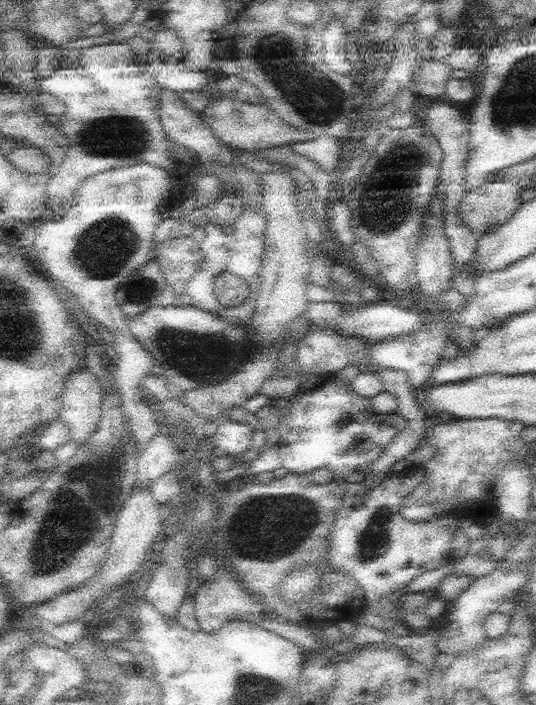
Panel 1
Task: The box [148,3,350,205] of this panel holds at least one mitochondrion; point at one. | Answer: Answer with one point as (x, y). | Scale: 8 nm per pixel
(317, 103)

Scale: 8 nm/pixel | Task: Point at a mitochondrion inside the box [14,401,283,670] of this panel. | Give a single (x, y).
(61, 531)

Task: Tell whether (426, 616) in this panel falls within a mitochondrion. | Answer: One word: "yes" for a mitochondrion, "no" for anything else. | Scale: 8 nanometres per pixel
no

